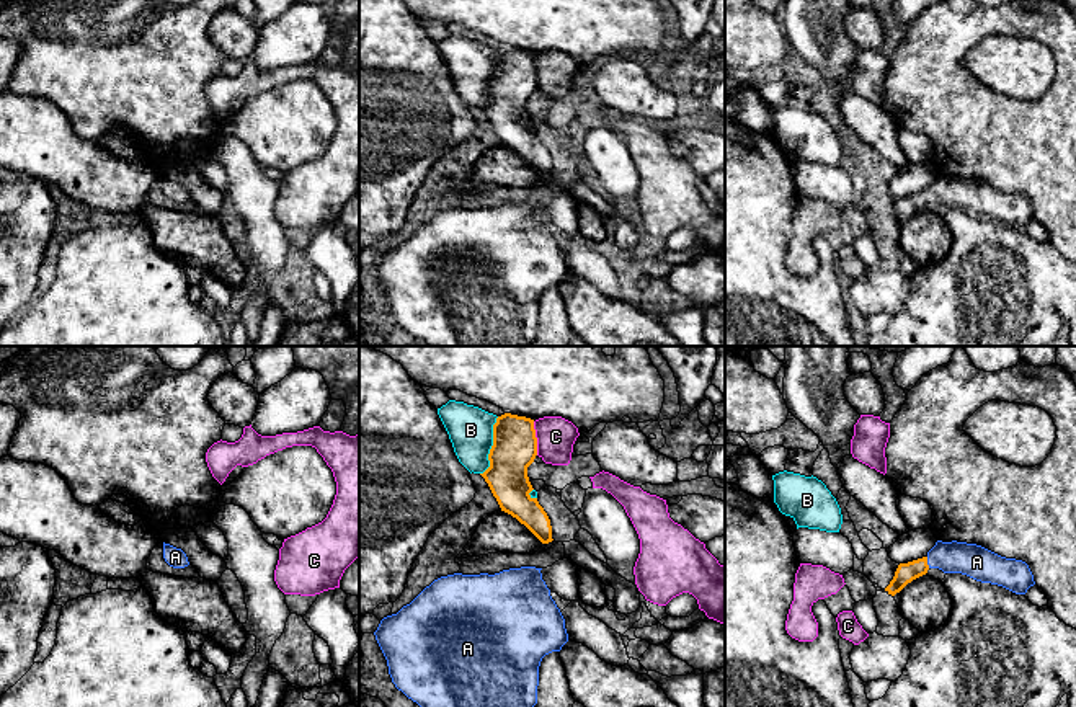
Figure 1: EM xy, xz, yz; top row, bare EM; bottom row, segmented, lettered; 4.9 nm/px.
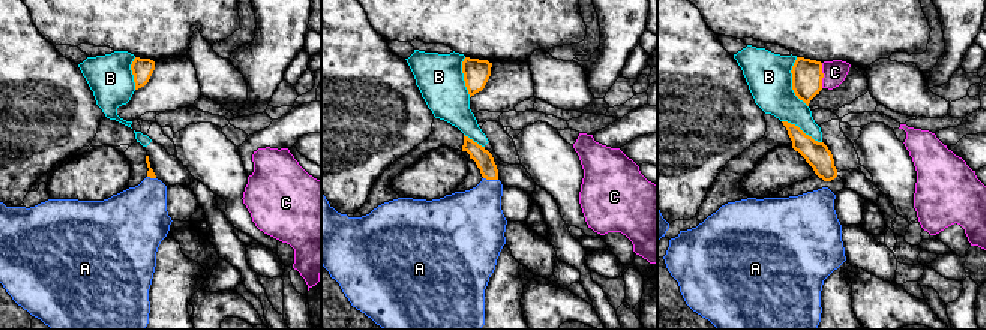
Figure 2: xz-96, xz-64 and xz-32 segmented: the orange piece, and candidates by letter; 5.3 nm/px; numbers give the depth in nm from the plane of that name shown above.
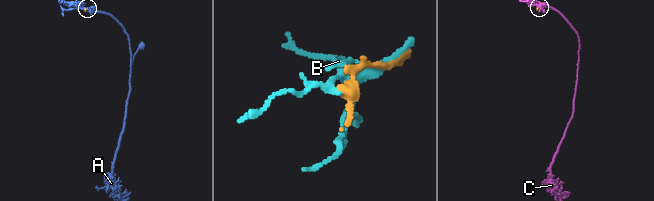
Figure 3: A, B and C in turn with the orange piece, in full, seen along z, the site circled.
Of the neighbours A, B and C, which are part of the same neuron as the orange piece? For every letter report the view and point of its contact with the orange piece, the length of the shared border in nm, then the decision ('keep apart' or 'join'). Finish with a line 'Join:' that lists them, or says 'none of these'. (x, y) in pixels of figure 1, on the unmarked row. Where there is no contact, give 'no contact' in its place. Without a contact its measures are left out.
A: yz (926, 196) | 60 nm | join
B: xz (492, 80) | 300 nm | keep apart
C: xz (536, 72) | 170 nm | keep apart
Join: A

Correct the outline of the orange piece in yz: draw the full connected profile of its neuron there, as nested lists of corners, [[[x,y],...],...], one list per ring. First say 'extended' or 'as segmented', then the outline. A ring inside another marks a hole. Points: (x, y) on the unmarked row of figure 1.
extended; [[[937,175],[926,191],[900,198],[885,225],[895,230],[908,217],[926,209],[929,202],[962,207],[981,217],[1003,220],[1016,229],[1025,229],[1035,219],[1029,199],[1022,194],[1001,191],[976,178]]]

